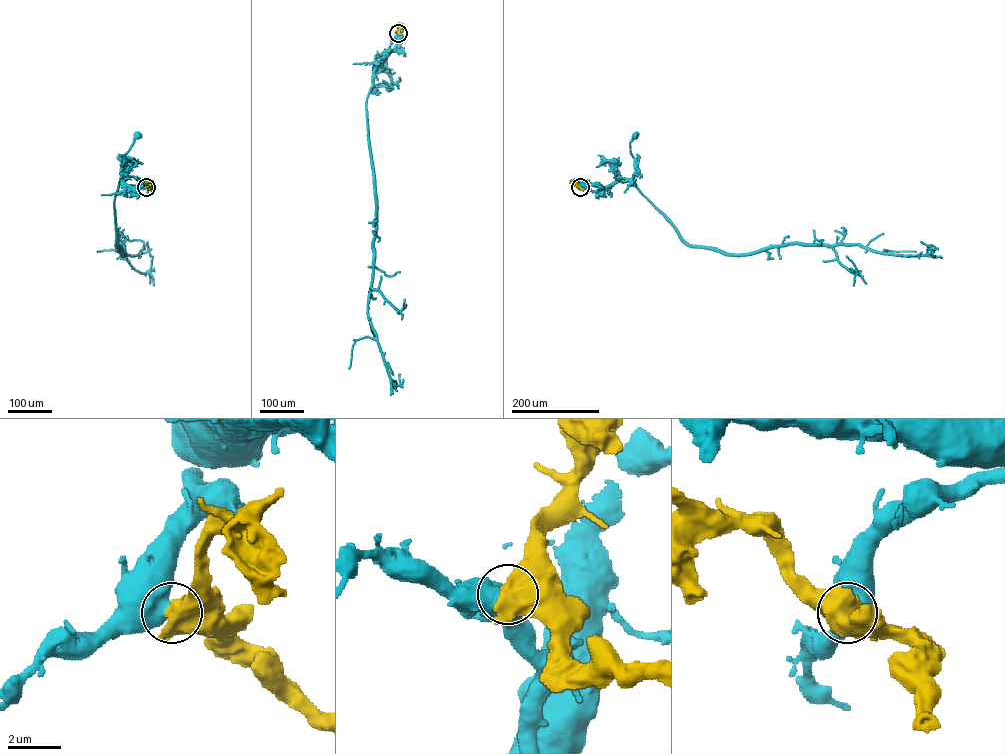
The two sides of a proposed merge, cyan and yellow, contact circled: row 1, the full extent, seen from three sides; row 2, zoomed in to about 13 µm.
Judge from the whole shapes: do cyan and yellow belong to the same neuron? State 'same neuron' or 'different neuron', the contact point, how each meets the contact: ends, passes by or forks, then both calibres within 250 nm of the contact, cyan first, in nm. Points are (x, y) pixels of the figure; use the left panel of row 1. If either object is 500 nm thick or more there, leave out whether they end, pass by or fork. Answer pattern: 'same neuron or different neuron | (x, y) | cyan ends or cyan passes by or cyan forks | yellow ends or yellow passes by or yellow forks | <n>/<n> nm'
different neuron | (146, 187) | 750/700 nm

